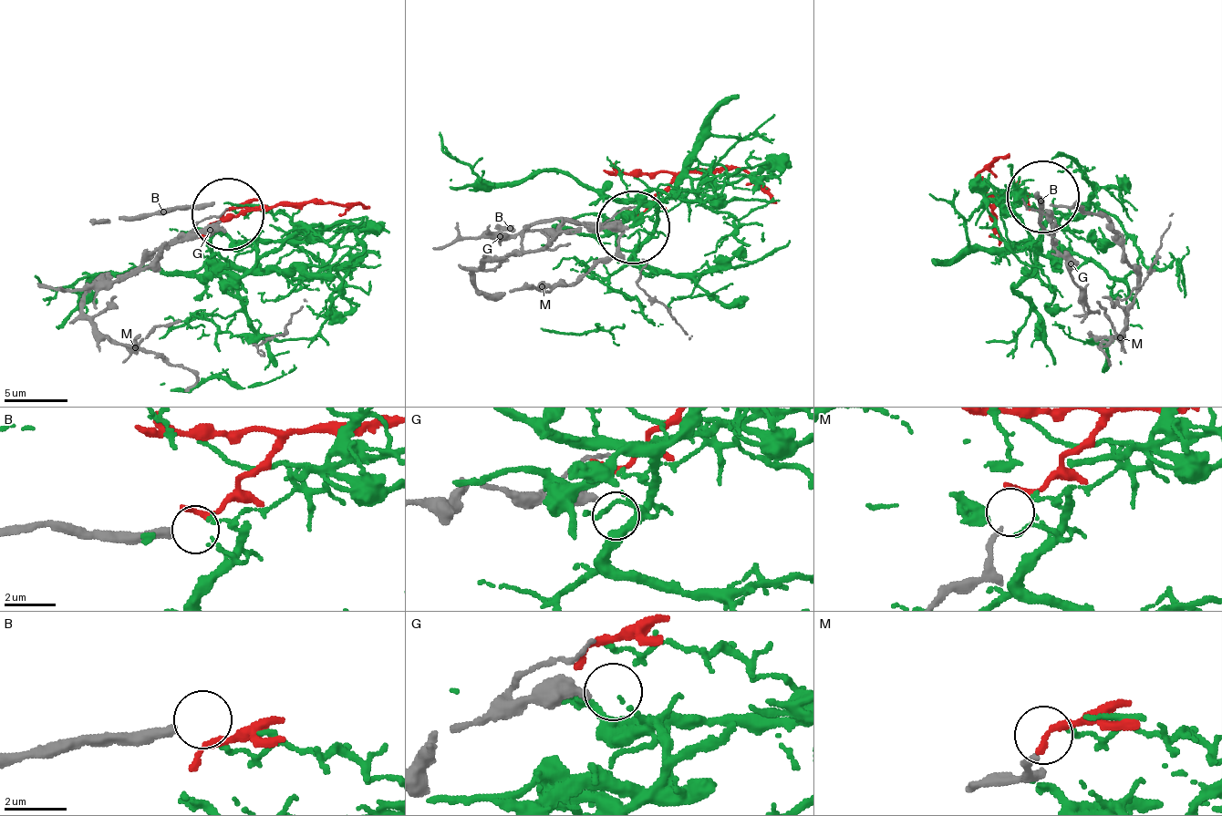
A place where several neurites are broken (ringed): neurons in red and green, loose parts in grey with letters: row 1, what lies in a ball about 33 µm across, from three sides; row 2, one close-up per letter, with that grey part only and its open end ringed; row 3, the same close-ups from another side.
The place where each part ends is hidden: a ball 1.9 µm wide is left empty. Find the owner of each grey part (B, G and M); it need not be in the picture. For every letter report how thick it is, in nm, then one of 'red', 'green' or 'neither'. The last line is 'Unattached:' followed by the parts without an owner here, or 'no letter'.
B: 340 nm | neither
G: 340 nm | neither
M: 190 nm | red
Unattached: B, G

